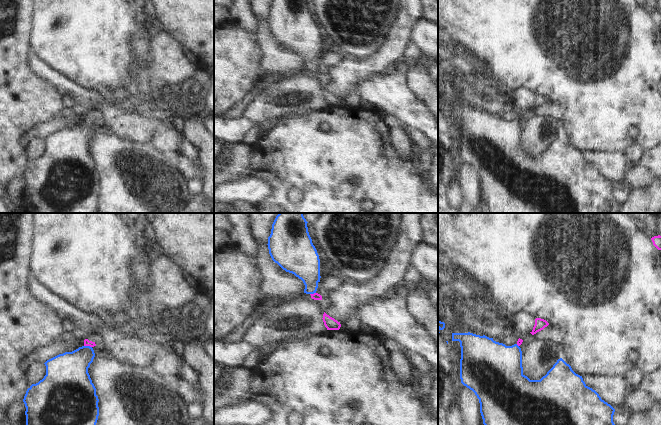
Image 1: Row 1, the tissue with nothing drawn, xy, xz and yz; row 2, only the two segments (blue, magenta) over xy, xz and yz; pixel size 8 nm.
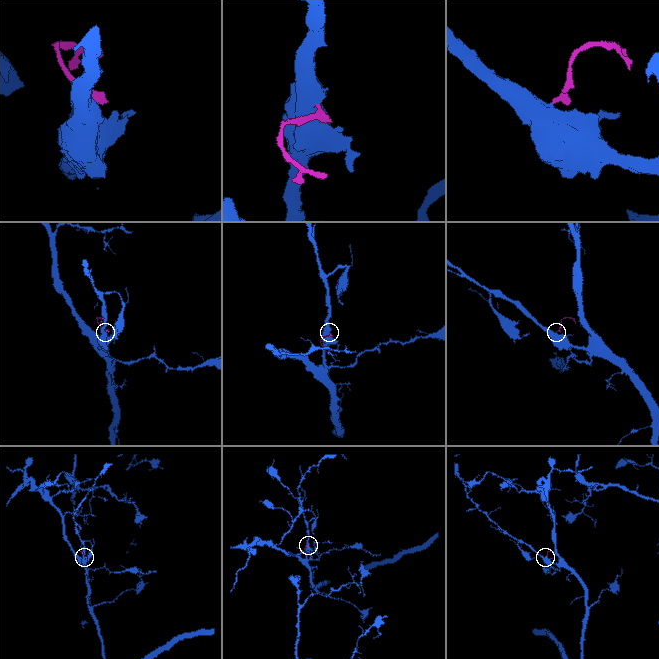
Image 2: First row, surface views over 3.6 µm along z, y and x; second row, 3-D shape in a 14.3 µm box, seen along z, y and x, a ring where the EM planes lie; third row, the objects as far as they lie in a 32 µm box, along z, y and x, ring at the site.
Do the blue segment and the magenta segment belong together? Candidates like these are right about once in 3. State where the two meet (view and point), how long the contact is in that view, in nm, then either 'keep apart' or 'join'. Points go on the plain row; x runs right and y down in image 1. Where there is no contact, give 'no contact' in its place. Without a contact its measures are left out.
meets blue in xy at (88, 122); contact 70 nm long; join

